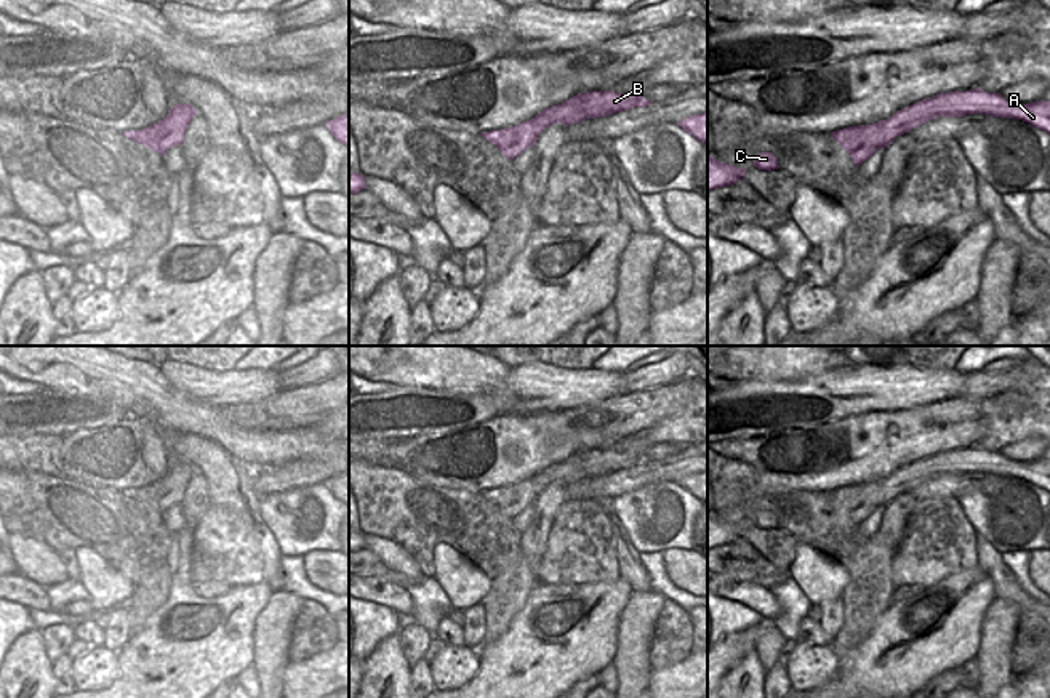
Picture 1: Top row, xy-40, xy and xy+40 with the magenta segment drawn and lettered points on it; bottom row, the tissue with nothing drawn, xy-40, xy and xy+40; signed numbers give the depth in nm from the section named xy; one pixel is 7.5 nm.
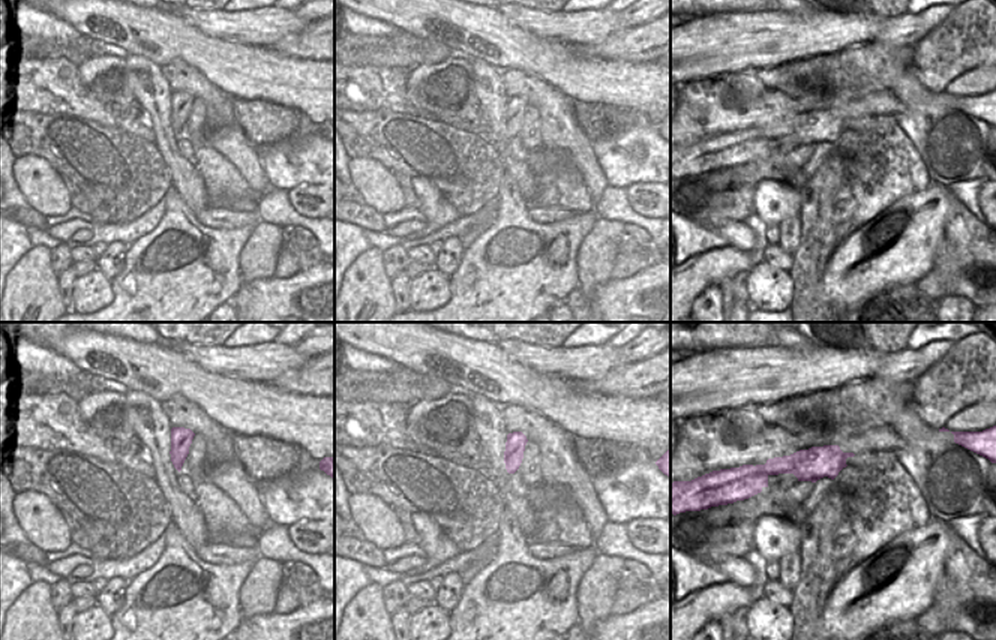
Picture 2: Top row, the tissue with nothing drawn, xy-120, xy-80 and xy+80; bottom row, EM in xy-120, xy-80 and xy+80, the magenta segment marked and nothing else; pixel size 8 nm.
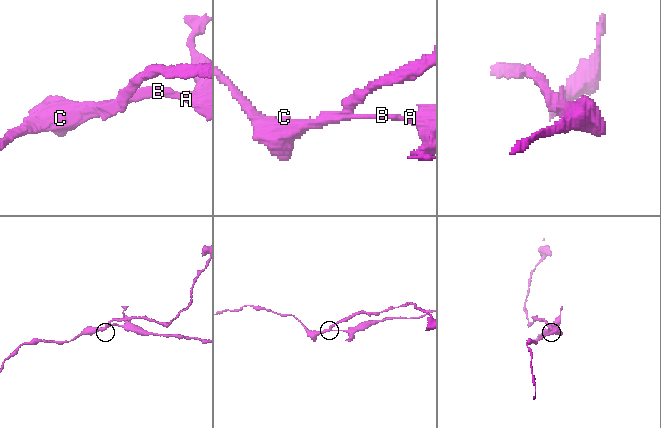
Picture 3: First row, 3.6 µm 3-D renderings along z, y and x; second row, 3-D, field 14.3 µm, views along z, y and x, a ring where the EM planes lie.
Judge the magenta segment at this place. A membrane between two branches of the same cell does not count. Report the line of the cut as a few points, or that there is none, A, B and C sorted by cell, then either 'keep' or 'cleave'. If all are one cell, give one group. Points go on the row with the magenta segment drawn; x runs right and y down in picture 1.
xy+40 (885, 120), (908, 130) | A B / C | cleave

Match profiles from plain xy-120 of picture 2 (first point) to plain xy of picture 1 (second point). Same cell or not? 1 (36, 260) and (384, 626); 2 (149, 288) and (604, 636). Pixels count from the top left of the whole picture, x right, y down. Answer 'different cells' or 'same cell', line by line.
1: different cells
2: same cell

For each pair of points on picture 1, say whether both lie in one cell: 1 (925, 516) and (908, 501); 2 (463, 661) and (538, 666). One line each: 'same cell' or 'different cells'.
1: different cells
2: different cells

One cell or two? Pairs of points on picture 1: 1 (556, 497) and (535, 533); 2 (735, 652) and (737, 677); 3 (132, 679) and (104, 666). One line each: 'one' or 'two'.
1: one
2: two
3: two

